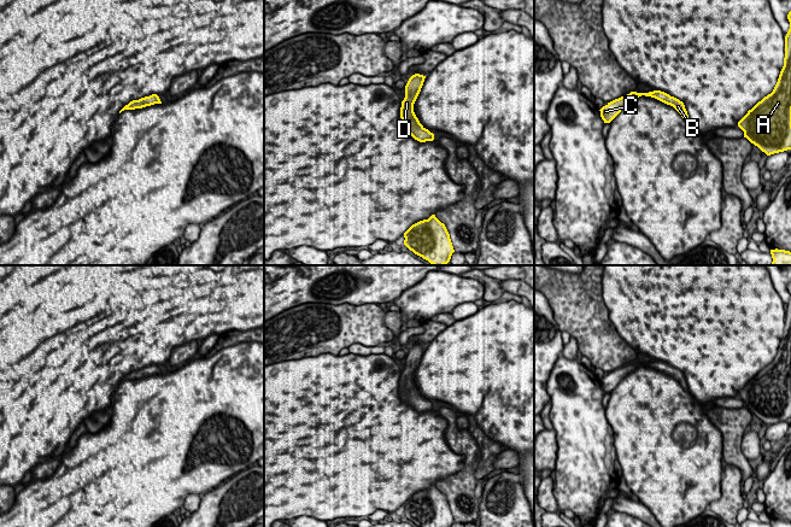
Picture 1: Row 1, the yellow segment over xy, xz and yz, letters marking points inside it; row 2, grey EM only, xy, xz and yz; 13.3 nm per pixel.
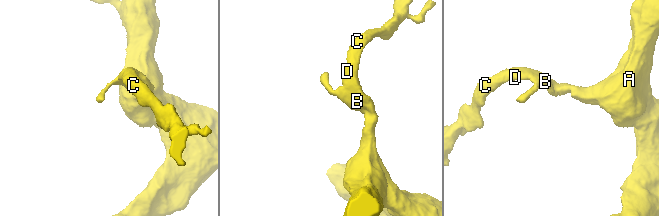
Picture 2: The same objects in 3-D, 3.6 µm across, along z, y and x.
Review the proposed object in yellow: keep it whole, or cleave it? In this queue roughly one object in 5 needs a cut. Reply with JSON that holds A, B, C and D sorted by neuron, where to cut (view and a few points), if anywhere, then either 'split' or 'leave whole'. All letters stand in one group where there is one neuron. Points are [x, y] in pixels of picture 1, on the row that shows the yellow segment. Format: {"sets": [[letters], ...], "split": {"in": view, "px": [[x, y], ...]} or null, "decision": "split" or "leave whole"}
{"sets": [["A", "B", "C", "D"]], "split": null, "decision": "leave whole"}

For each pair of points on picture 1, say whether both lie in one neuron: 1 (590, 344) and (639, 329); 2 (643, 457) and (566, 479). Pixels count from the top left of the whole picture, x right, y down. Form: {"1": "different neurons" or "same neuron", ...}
{"1": "different neurons", "2": "different neurons"}

